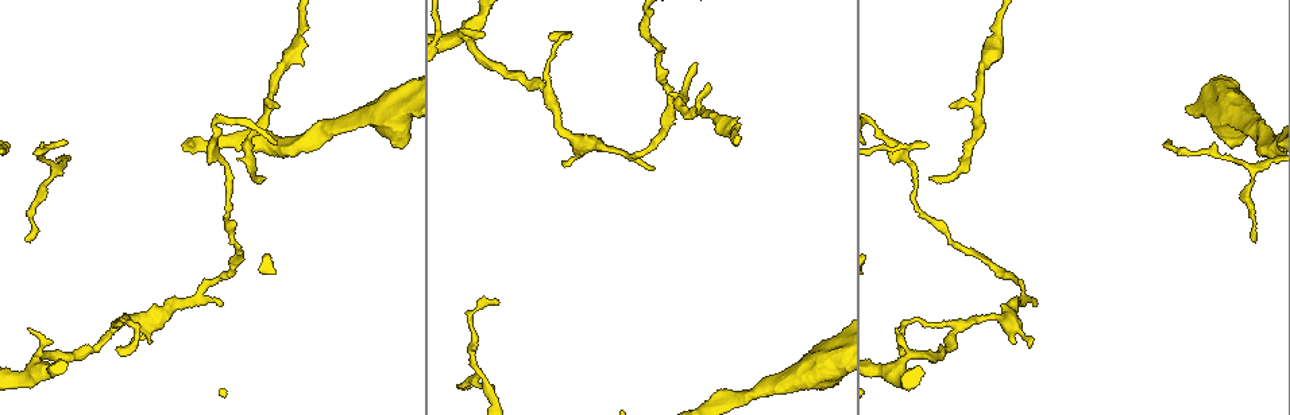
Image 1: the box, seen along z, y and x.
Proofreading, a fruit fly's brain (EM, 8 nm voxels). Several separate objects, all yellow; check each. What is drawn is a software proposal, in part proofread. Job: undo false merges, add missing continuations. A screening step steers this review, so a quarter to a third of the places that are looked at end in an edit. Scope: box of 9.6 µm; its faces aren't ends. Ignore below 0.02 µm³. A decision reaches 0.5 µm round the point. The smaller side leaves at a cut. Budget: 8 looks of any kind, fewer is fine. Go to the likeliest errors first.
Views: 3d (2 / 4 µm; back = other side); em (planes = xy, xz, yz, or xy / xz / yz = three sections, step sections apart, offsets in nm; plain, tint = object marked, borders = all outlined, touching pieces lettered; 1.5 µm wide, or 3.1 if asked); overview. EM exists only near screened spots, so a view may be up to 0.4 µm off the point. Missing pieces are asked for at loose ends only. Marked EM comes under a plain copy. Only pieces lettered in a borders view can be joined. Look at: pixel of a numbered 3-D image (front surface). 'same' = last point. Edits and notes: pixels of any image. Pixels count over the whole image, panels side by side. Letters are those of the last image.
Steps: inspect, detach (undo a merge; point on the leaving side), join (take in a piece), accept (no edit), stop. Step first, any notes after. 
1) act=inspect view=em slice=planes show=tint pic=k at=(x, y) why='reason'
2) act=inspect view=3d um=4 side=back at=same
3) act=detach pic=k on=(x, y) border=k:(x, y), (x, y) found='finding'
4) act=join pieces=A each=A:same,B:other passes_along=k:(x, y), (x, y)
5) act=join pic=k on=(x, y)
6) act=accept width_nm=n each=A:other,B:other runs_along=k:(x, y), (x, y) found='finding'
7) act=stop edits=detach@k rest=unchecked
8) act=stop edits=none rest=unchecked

act=inspect view=3d um=4 pic=1 at=(901, 371) why='arms part here'

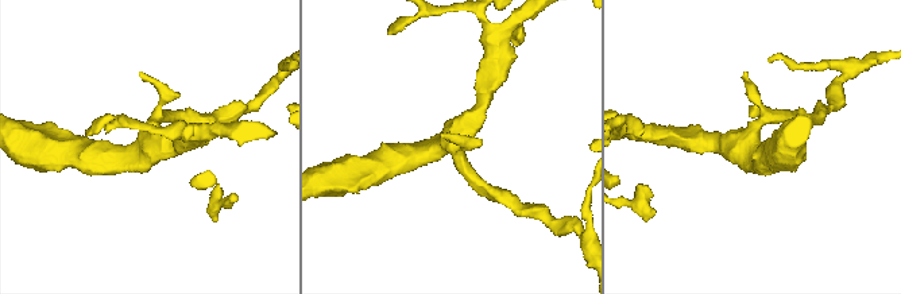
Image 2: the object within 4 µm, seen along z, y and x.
act=inspect view=em slice=yz step=8 show=tint pic=2 at=(148, 140)

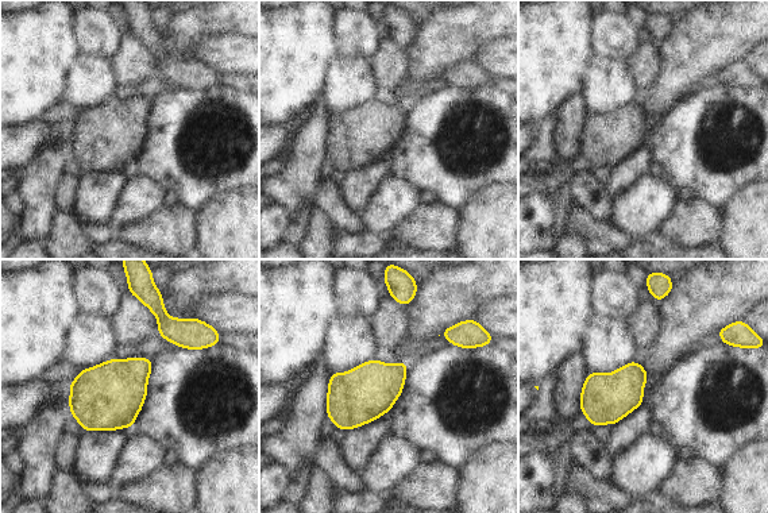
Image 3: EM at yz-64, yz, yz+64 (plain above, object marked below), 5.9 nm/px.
act=inspect view=em slice=planes show=borders at=same

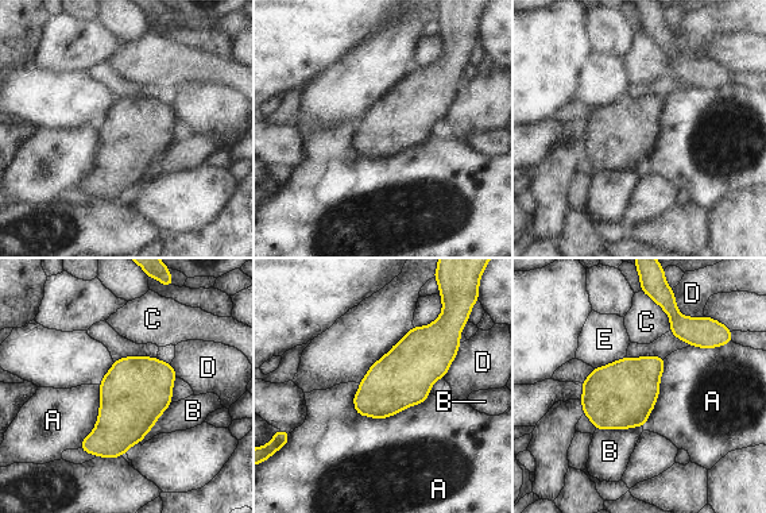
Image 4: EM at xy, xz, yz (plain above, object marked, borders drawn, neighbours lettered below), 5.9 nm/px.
act=accept each=A:other,B:other,C:other,D:other,E:other found='one cell here'

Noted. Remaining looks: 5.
act=inspect view=em slice=yz step=8 show=borders pic=1 at=(994, 43) why='thick turns thin'

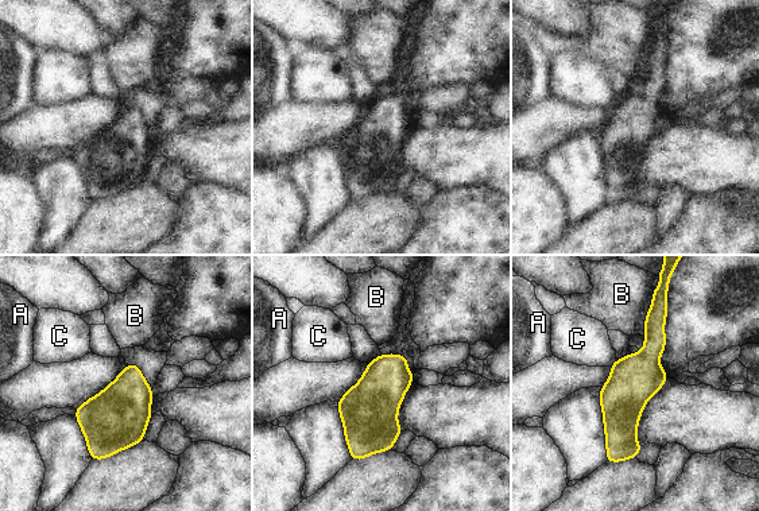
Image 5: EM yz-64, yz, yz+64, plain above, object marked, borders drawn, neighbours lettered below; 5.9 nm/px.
act=accept each=A:other,B:other,C:other border=5:(618, 359), (610, 366) found='all the same cell'

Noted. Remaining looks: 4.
act=inspect view=3d um=2 pic=1 at=(488, 387) why='arms part here'

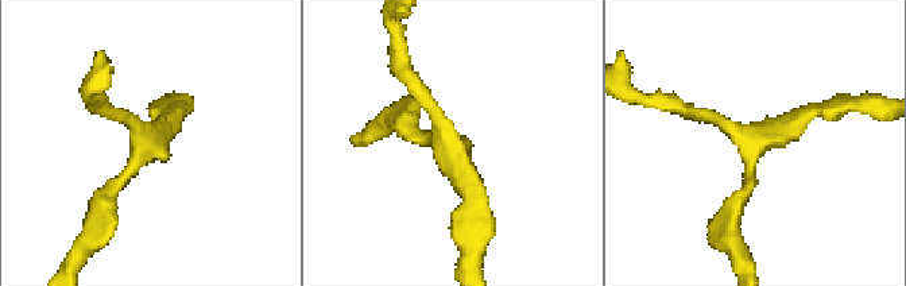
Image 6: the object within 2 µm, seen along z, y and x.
act=inspect view=em slice=planes show=tint pic=6 at=(146, 139)

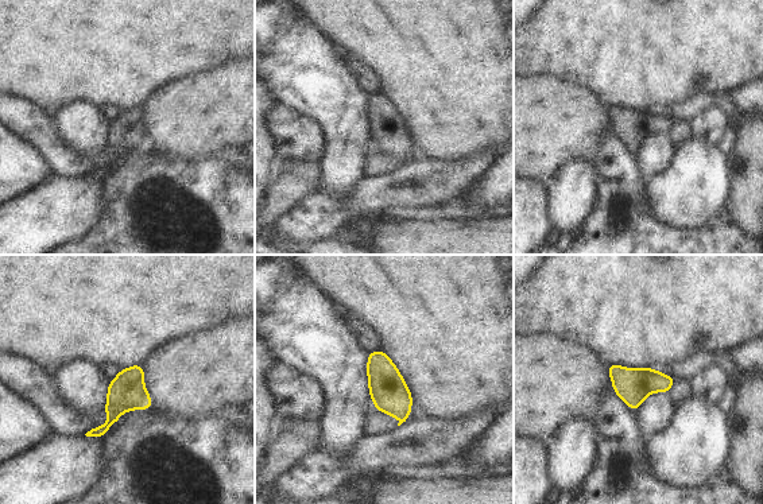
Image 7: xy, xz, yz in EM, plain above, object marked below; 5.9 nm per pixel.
act=inspect view=em slice=planes show=borders at=same why='see the neighbours'

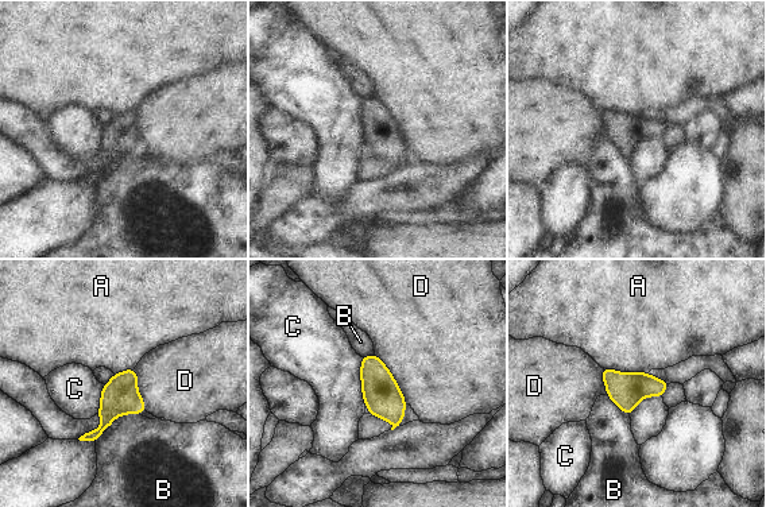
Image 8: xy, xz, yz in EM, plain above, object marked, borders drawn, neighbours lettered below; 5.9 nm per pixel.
act=accept longest_contact=D:360nm each=A:other,B:other,C:other,D:other found='continuous, no second cell'

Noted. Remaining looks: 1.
act=stop edits=none rest=unchecked

